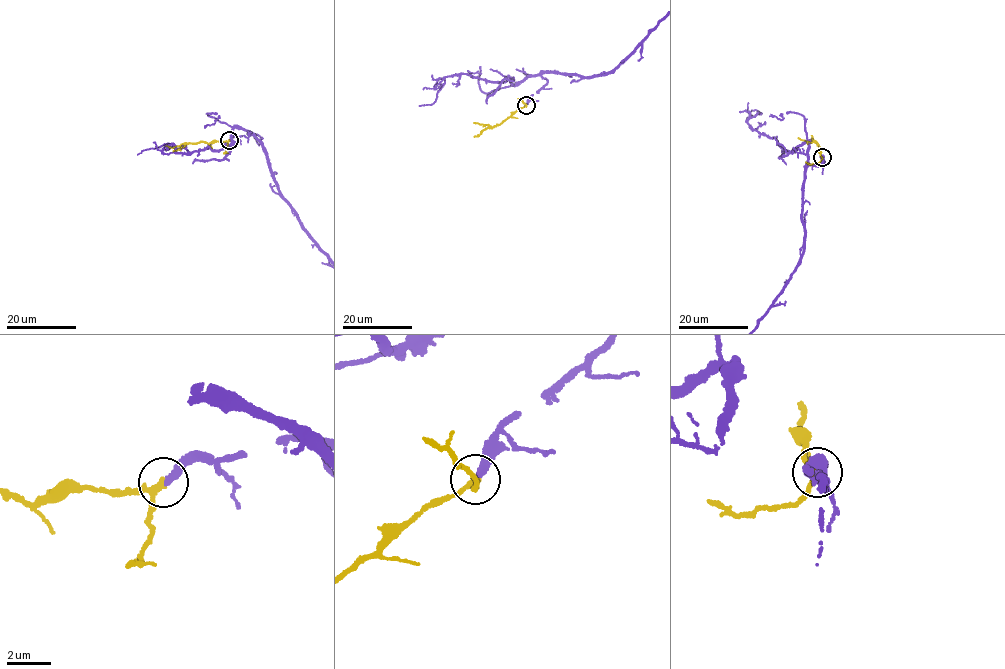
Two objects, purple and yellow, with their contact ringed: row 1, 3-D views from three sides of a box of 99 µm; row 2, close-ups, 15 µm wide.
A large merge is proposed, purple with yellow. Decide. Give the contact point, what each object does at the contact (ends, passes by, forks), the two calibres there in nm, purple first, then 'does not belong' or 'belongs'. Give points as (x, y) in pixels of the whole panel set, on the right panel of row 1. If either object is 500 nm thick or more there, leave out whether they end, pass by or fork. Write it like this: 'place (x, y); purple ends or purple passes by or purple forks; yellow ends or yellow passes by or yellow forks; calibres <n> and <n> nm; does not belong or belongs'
place (822, 157); purple ends; yellow passes by; calibres 280 and 200 nm; belongs

